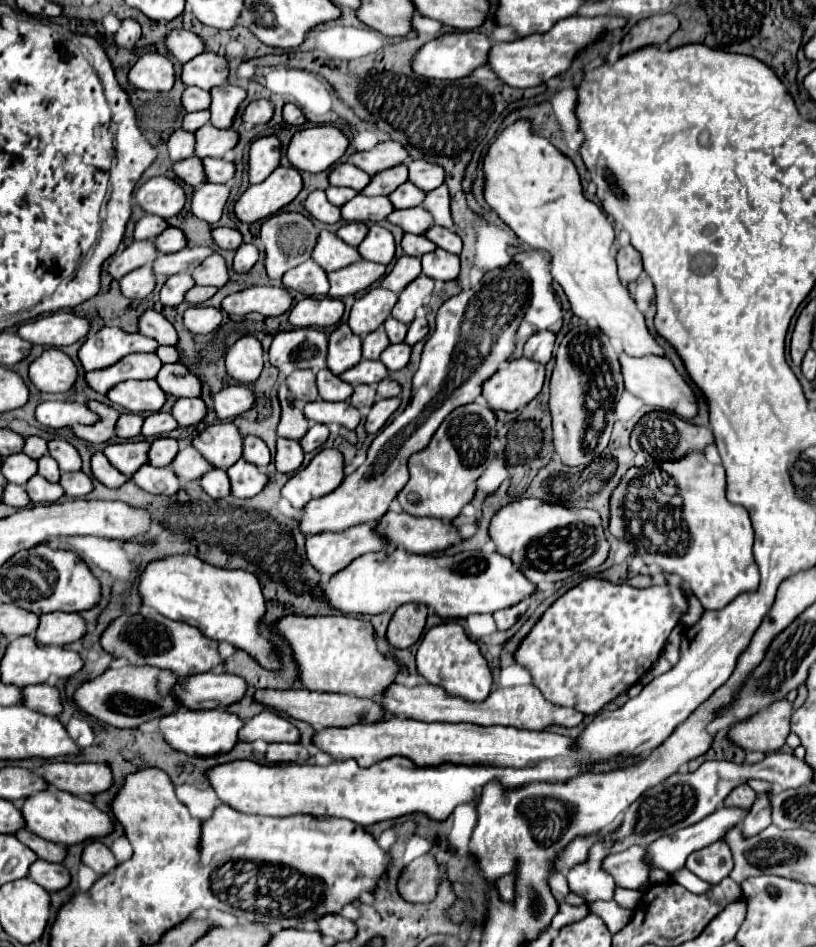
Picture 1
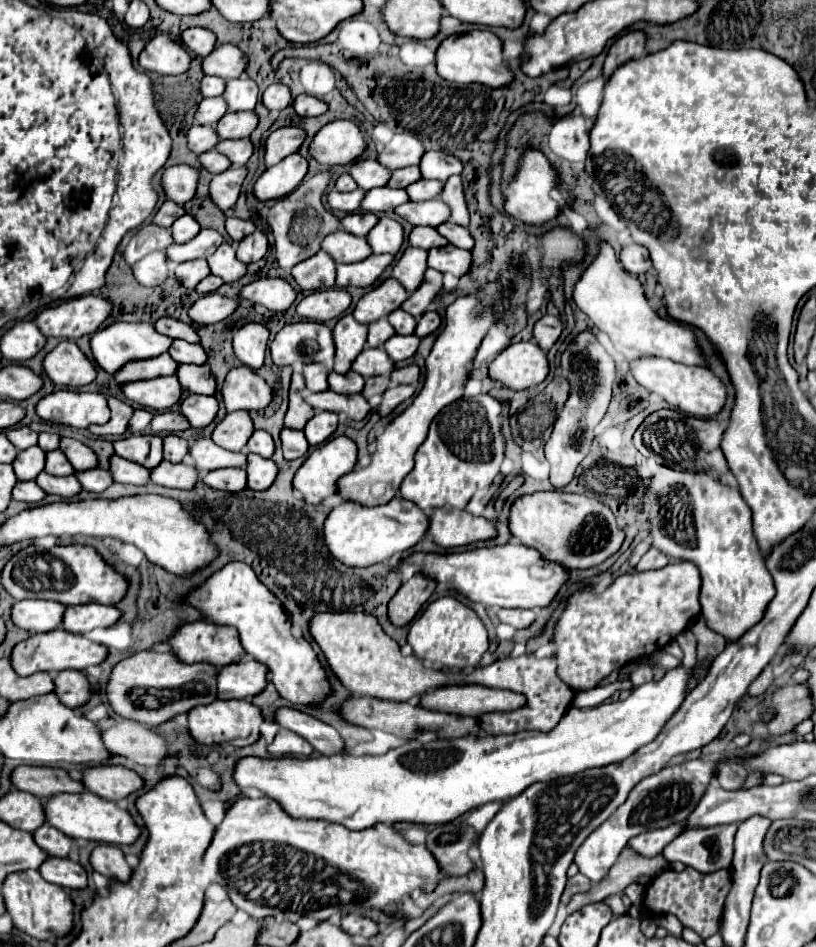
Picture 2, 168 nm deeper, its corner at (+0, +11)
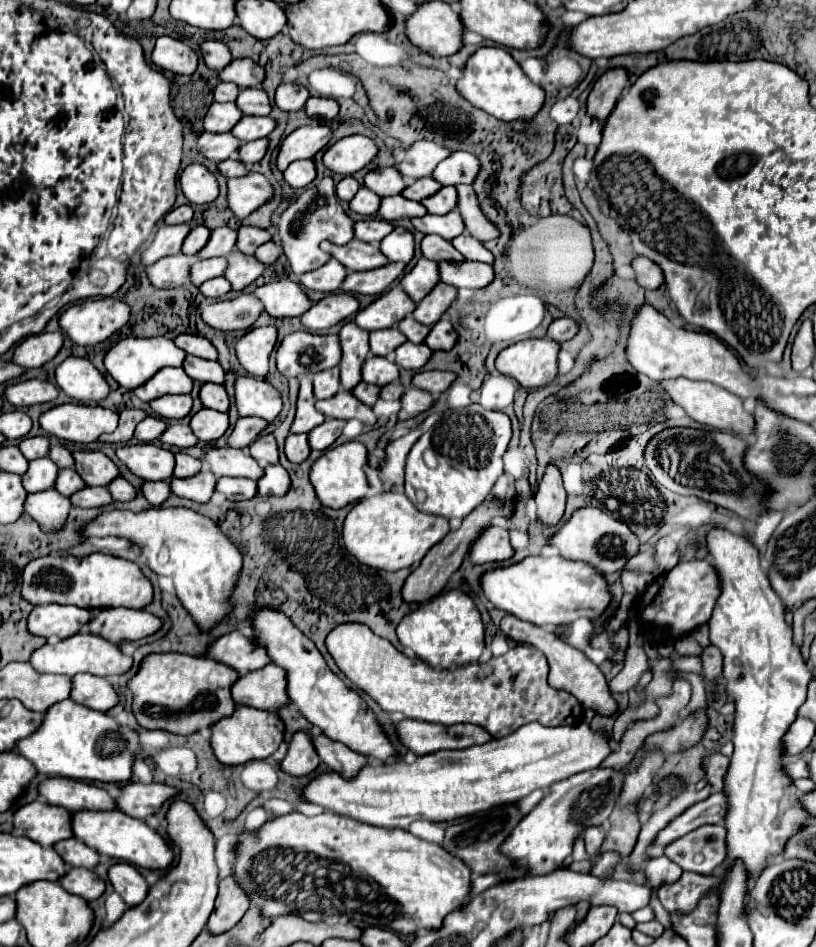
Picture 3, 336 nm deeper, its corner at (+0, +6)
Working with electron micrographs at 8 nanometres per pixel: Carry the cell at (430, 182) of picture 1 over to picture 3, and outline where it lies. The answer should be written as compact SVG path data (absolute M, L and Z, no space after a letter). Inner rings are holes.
M456 151L448 159L444 159L432 173L436 181L442 185L472 185L478 175L478 157L466 151Z

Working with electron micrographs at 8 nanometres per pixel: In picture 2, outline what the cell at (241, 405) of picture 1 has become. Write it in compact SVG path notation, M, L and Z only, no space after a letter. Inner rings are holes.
M246 366L232 368L222 386L222 400L226 412L234 410L262 410L272 400L272 388Z

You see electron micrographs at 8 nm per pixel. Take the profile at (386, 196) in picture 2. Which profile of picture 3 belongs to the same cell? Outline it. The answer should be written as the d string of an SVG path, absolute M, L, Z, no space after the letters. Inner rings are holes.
M402 195L396 197L386 197L382 199L382 205L378 209L378 215L386 221L398 221L398 219L412 219L412 217L422 217L426 215L426 207L418 201L404 199Z

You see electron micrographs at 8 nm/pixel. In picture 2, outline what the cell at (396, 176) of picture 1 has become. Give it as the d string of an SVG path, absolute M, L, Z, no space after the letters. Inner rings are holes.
M410 166L410 168L398 168L390 174L390 180L388 180L388 186L390 188L406 188L408 184L420 180L420 170L418 166Z

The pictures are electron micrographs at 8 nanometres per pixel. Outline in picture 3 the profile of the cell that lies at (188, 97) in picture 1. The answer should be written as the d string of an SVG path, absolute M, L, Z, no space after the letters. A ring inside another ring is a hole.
M220 81L220 83L216 85L216 89L214 89L214 99L216 99L216 101L236 101L238 93L240 93L240 87L238 87L238 85Z

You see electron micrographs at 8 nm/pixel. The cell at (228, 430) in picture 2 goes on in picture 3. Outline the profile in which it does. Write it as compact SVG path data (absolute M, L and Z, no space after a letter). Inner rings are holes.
M240 417L232 435L230 435L230 439L228 439L228 445L230 447L240 447L240 449L248 447L268 425L270 425L270 421L266 423L258 417Z

